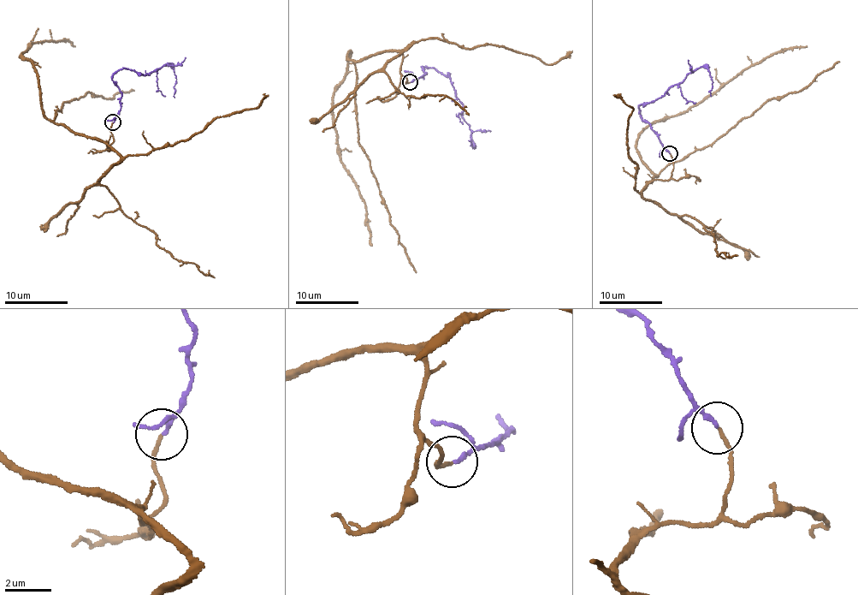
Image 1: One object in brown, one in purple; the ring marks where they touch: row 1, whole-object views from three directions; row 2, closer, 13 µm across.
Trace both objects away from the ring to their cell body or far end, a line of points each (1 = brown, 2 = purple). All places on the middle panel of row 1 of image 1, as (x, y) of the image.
1: (409, 82), (399, 53), (354, 62), (350, 50), (334, 94), (338, 154), (365, 205), (373, 245)
2: (409, 82), (422, 78), (426, 74), (421, 68), (425, 68), (450, 80), (461, 102), (473, 147), (470, 140)

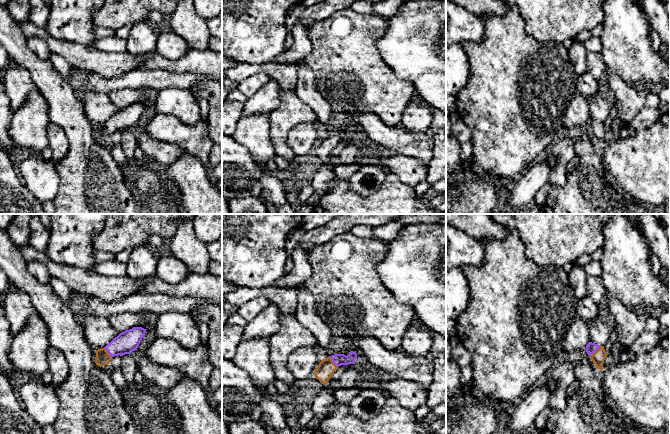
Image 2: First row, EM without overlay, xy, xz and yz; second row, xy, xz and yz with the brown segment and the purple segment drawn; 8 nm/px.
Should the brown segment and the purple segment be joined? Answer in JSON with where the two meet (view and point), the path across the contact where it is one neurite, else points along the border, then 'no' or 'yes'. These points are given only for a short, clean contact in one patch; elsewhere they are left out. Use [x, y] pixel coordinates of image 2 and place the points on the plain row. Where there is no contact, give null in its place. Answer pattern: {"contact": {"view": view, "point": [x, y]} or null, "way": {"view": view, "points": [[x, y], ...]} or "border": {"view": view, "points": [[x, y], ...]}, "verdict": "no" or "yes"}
{"contact": {"view": "yz", "point": [596, 127]}, "way": {"view": "yz", "points": [[598, 133], [596, 127], [591, 124]]}, "verdict": "yes"}

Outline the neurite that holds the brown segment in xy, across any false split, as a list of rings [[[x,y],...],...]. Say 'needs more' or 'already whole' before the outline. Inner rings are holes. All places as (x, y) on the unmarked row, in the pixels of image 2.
needs more; [[[133,103],[120,109],[104,124],[96,126],[96,141],[108,141],[112,133],[118,131],[123,132],[137,126],[146,106],[142,103]]]

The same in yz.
needs more; [[[589,118],[586,122],[586,128],[591,133],[591,136],[595,140],[596,144],[603,146],[604,136],[607,132],[607,129],[604,125],[604,122]]]

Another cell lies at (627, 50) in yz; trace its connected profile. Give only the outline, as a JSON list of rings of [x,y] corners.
[[[604,0],[604,21],[600,52],[609,71],[617,74],[627,85],[648,89],[662,81],[670,81],[670,63],[652,46],[651,25],[647,13],[636,0]]]

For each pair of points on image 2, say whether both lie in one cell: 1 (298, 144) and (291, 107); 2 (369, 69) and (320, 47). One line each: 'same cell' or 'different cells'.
1: different cells
2: same cell

